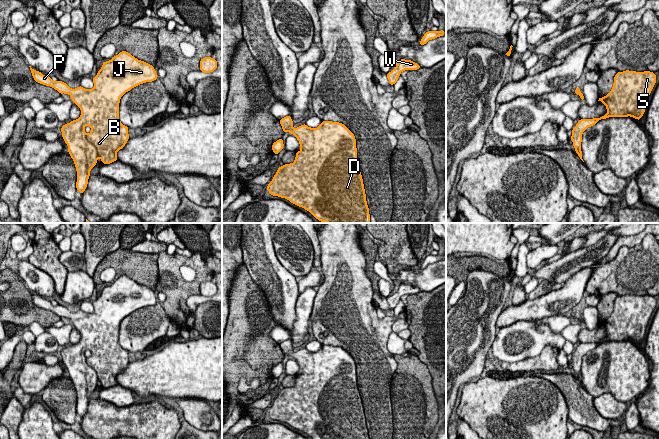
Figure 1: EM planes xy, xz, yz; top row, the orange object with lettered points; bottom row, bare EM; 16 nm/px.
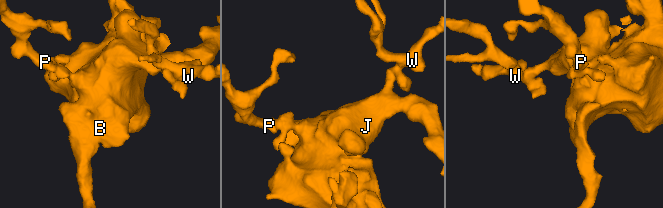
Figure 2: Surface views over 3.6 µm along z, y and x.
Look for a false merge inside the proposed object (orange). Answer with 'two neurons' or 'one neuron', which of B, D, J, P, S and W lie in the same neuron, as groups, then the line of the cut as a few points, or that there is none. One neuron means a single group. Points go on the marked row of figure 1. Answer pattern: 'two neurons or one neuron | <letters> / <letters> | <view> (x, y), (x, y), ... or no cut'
one neuron | B D J P S W | no cut

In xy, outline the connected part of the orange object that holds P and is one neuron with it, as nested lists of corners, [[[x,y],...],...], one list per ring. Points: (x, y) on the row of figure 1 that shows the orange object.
[[[122,51],[102,64],[97,75],[92,78],[94,87],[88,90],[82,86],[71,89],[66,83],[59,80],[54,82],[51,77],[32,69],[31,66],[29,67],[36,82],[54,88],[60,94],[69,94],[73,103],[81,110],[80,117],[63,125],[61,132],[62,138],[68,146],[68,153],[76,167],[77,191],[82,194],[87,188],[90,171],[95,167],[97,159],[100,158],[103,164],[117,161],[117,152],[125,146],[129,139],[129,128],[123,125],[119,119],[121,97],[140,84],[155,81],[158,78],[157,72],[152,65]]]

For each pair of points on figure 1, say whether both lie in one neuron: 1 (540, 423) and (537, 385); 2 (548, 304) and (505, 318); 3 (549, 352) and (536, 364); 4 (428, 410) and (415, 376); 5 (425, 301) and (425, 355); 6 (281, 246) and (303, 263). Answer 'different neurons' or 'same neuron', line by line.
1: same neuron
2: same neuron
3: same neuron
4: same neuron
5: same neuron
6: same neuron

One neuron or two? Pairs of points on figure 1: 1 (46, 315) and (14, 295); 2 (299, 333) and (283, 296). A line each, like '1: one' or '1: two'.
1: one
2: two

